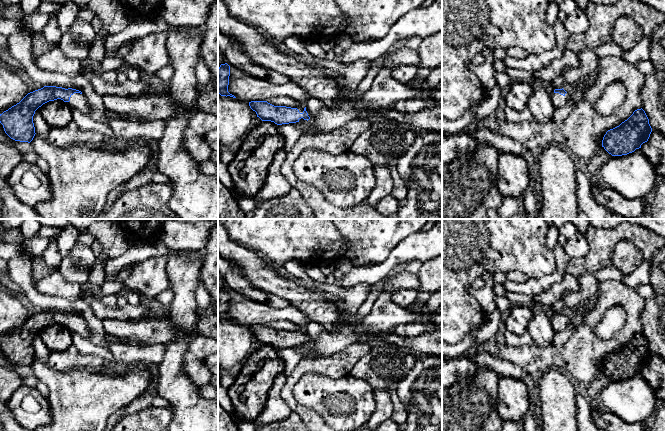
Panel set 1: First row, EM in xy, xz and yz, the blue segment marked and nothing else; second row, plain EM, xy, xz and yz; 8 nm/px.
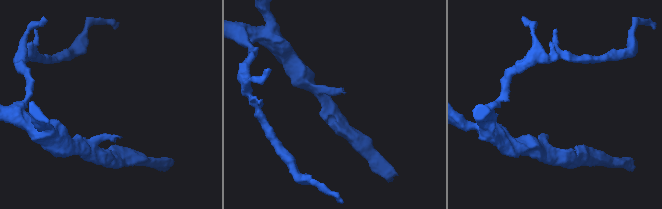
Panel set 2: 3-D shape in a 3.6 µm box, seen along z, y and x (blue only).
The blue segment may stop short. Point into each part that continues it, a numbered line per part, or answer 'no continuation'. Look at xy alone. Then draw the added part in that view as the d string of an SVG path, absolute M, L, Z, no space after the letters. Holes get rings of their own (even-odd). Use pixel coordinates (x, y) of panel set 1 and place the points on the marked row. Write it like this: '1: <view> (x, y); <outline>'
1: xy (78, 101); M74 93L73 95L71 95L70 97L70 101L69 102L64 102L61 99L57 99L57 101L60 101L62 103L65 103L66 105L68 105L71 109L77 109L80 112L82 112L83 114L89 116L90 112L91 112L91 107L86 99L86 97L84 96L84 94L80 94L80 93Z

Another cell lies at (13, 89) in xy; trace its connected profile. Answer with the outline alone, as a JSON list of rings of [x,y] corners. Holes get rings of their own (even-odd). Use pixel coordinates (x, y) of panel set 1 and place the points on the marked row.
[[[0,62],[0,114],[19,103],[28,87],[17,72]]]

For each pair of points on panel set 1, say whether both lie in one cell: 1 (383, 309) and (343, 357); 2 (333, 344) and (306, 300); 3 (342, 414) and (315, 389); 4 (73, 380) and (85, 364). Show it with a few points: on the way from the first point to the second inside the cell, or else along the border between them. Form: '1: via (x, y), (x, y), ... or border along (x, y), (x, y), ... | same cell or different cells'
1: border along (357, 340), (335, 354) | different cells
2: border along (344, 323), (334, 330), (324, 330) | different cells
3: via (335, 407), (322, 394) | same cell
4: border along (98, 370), (68, 369), (58, 371) | different cells

